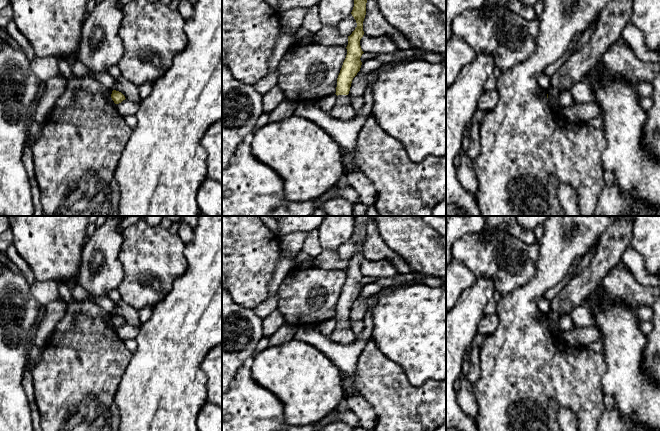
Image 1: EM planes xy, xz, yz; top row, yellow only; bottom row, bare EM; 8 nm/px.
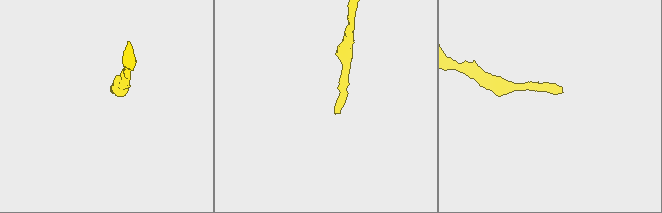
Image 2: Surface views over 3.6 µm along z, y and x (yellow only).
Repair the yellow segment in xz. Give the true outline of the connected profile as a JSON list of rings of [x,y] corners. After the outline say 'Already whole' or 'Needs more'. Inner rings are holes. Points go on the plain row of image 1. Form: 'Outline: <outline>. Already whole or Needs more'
Outline: [[[354,216],[354,220],[354,231],[351,238],[356,244],[357,251],[348,260],[347,279],[337,302],[335,317],[338,320],[337,325],[332,334],[328,336],[330,340],[341,345],[349,345],[357,340],[348,318],[353,302],[360,295],[362,289],[360,282],[364,277],[360,270],[360,264],[364,259],[363,245],[369,216]]]. Needs more

